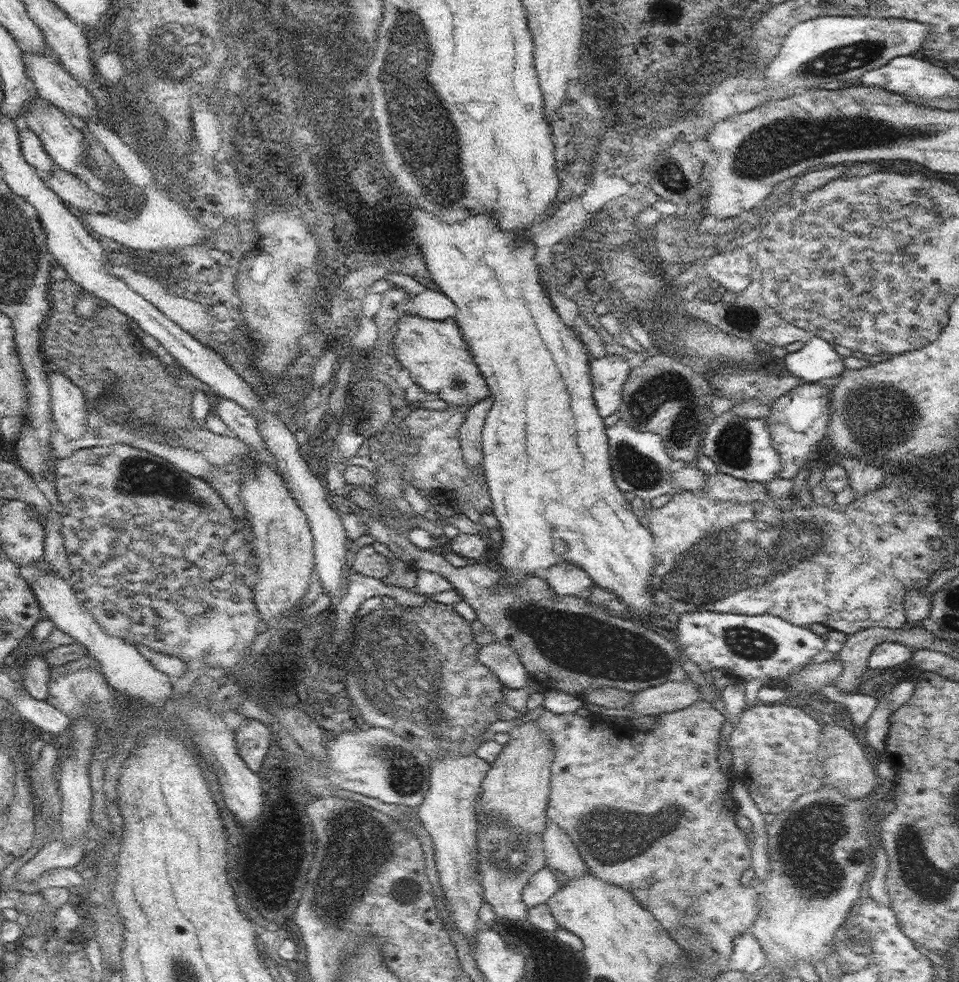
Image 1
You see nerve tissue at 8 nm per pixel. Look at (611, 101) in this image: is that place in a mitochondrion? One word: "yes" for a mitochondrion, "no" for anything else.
no

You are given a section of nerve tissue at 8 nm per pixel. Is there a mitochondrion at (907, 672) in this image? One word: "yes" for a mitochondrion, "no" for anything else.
no

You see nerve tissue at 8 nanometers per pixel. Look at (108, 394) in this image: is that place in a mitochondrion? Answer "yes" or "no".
yes

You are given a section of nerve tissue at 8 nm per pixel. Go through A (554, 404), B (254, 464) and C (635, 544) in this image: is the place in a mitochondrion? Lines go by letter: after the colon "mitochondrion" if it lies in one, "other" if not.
A: other
B: other
C: other

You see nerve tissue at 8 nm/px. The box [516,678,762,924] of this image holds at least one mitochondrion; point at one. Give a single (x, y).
(610, 834)

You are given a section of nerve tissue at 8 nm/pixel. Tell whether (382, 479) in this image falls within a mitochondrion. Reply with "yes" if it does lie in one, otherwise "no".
no

